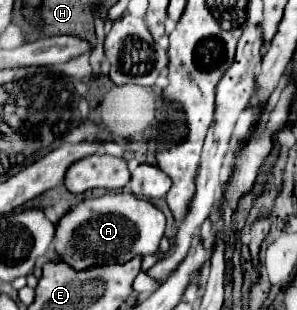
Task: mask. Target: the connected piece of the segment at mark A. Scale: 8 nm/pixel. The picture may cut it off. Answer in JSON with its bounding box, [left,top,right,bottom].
[46,193,166,271]

